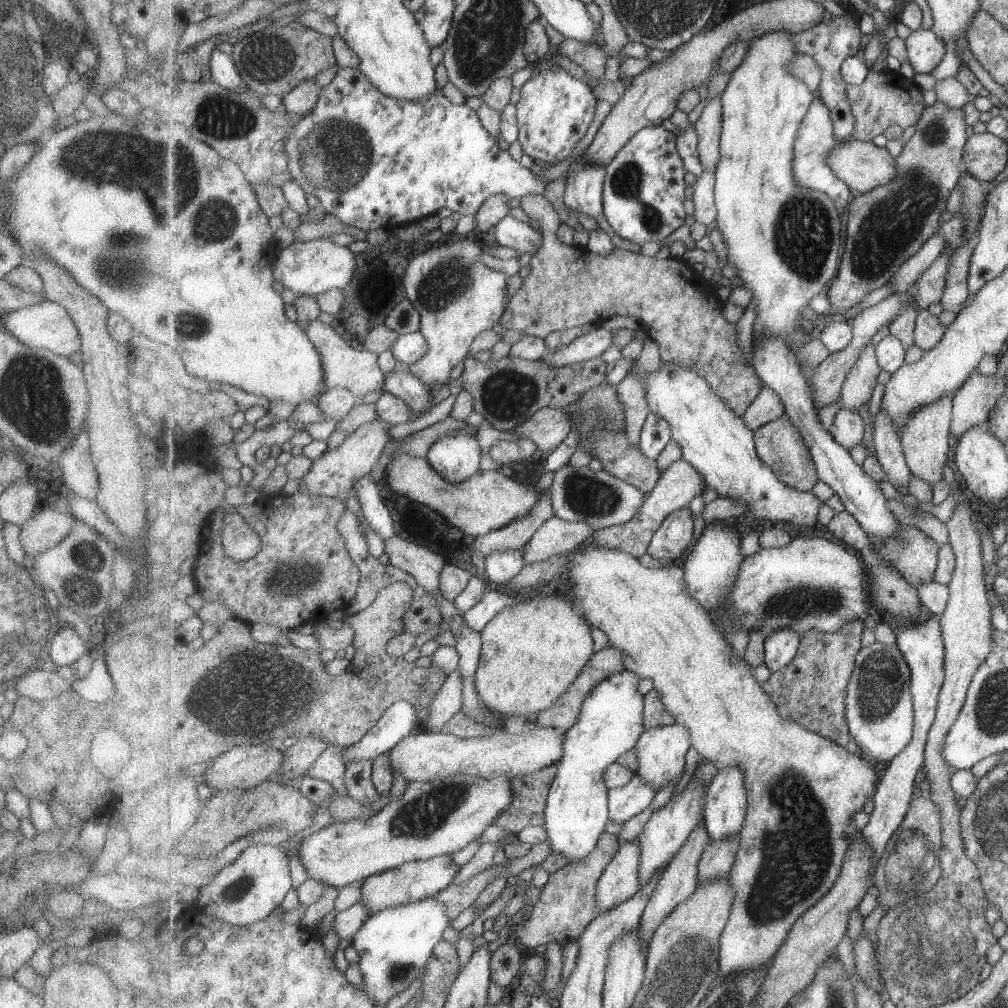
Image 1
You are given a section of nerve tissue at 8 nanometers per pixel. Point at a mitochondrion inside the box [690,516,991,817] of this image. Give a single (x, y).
(800, 602)

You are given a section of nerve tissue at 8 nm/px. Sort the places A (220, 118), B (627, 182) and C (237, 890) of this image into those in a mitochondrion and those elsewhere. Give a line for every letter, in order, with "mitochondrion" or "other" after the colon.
A: mitochondrion
B: mitochondrion
C: mitochondrion

